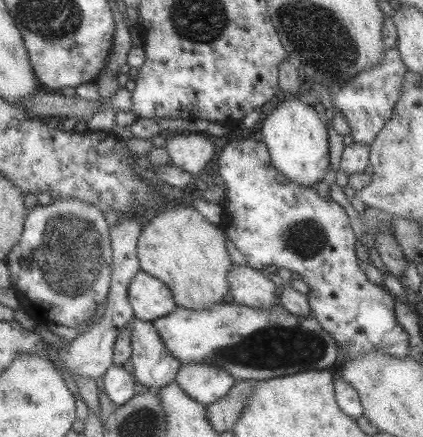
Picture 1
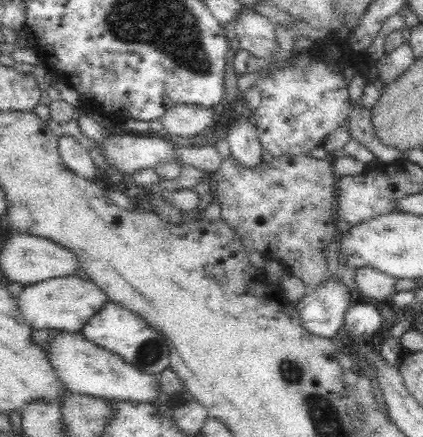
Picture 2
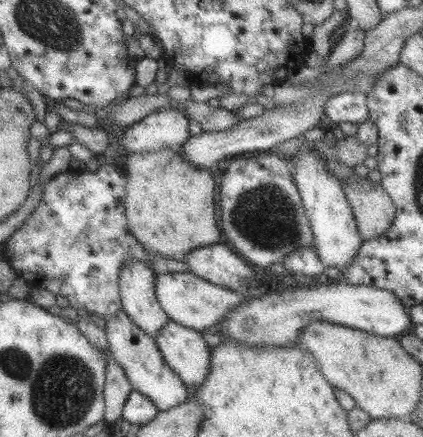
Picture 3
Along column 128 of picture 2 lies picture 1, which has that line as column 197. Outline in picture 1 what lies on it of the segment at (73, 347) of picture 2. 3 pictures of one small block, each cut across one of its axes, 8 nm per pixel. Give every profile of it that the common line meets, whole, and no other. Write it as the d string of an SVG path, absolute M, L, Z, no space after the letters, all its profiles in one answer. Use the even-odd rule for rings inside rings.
M207 362L183 364L175 378L181 390L187 396L191 396L191 400L195 400L199 406L209 406L221 400L233 386L233 380L235 378L227 370L207 364Z

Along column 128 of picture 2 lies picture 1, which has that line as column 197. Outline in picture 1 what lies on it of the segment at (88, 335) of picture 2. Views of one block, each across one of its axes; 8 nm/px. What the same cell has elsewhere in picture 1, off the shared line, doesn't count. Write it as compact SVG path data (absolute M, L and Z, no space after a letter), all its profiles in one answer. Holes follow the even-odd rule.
M277 300L271 310L253 310L235 304L217 304L209 310L177 308L169 316L153 320L153 330L161 338L165 352L181 364L213 364L241 380L269 380L297 372L327 370L337 360L337 344L321 332L315 316L295 318Z

